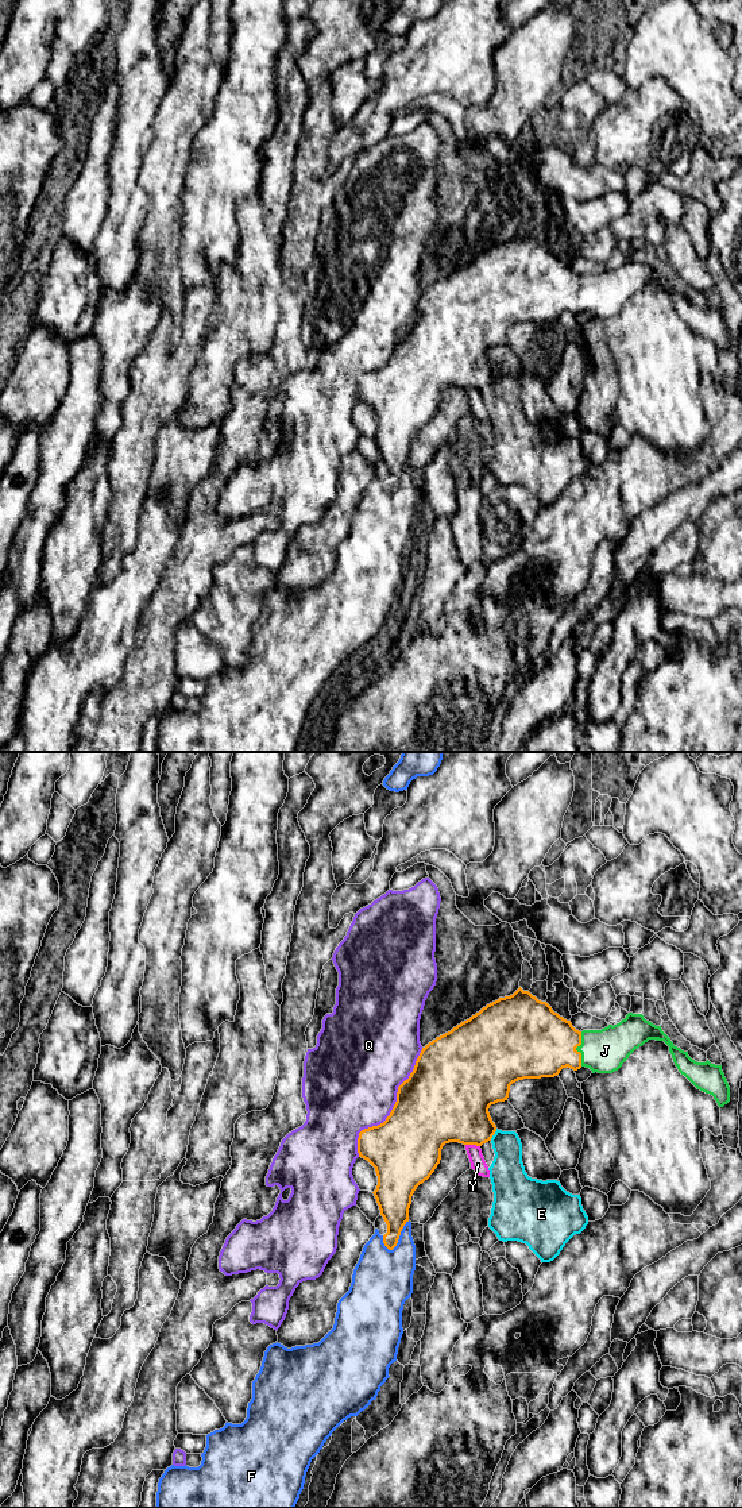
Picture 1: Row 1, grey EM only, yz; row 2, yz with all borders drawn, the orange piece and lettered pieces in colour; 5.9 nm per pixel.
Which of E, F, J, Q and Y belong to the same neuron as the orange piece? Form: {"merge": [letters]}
{"merge": ["J"]}

